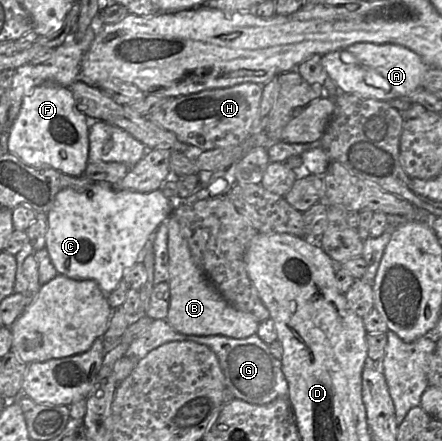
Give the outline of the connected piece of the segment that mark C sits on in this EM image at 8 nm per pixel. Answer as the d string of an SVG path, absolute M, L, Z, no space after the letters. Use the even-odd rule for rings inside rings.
M97 182L83 190L62 189L47 212L48 227L45 248L58 272L72 279L93 279L101 290L109 294L122 280L125 272L137 263L141 250L157 228L175 210L175 203L156 189L149 193L124 190L107 182Z

